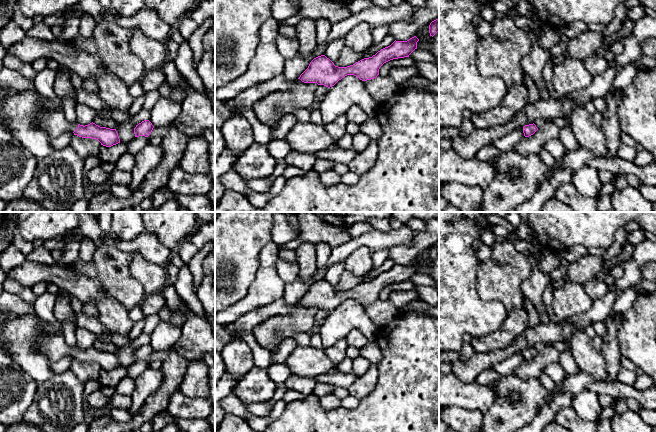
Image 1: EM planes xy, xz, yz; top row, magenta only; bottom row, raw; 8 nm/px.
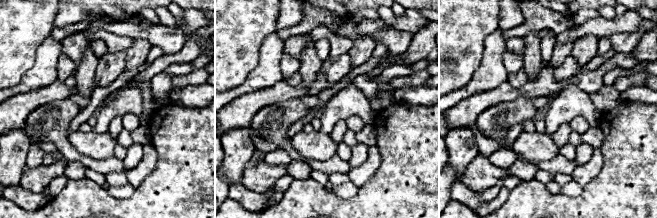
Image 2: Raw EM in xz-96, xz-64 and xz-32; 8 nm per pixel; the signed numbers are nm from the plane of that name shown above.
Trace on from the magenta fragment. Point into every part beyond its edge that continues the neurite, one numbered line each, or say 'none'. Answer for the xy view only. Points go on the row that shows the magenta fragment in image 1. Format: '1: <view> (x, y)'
1: xy (54, 123)

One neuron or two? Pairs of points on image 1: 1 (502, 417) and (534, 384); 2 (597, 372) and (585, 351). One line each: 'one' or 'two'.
1: one
2: one

